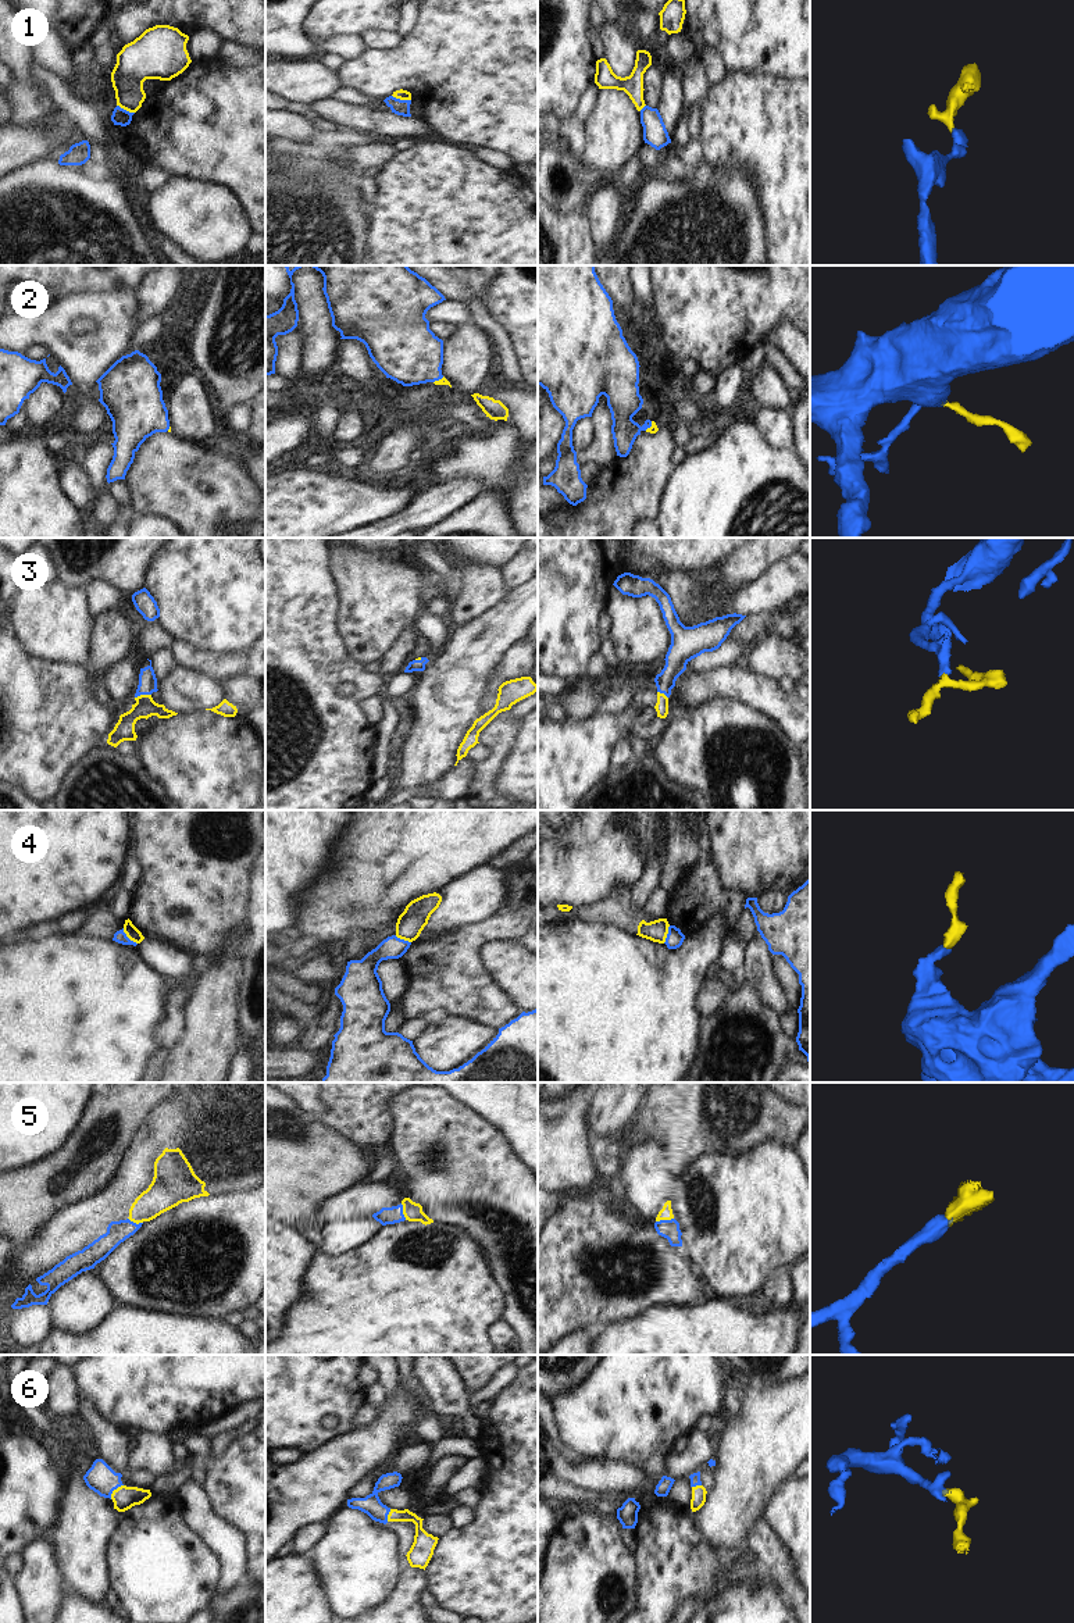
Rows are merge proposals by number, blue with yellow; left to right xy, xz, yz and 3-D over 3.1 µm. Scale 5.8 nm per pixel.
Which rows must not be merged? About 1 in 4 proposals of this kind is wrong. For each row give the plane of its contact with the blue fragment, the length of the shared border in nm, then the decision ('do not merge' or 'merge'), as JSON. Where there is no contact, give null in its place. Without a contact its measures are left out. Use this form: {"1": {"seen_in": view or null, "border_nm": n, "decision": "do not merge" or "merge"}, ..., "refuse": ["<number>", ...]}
{"1": {"seen_in": "xz", "border_nm": 120, "decision": "do not merge"}, "2": {"seen_in": "yz", "border_nm": 70, "decision": "merge"}, "3": {"seen_in": "xy", "border_nm": 100, "decision": "merge"}, "4": {"seen_in": "xy", "border_nm": 130, "decision": "do not merge"}, "5": {"seen_in": "yz", "border_nm": 110, "decision": "merge"}, "6": {"seen_in": "xy", "border_nm": 120, "decision": "merge"}, "refuse": ["1", "4"]}

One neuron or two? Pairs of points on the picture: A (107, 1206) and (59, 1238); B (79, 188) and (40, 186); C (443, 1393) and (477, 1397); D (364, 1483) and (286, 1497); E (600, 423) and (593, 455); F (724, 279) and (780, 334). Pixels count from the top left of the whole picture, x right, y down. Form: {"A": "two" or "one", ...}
{"A": "one", "B": "one", "C": "two", "D": "two", "E": "one", "F": "two"}

